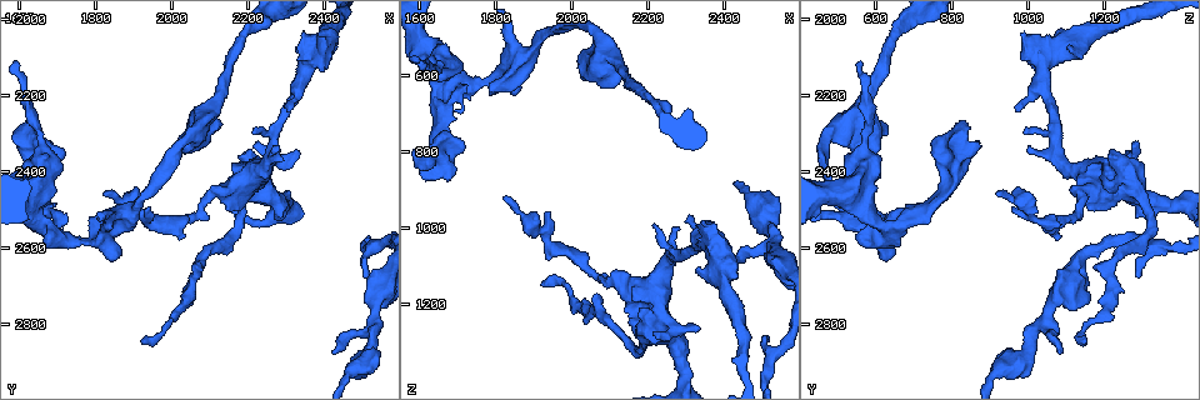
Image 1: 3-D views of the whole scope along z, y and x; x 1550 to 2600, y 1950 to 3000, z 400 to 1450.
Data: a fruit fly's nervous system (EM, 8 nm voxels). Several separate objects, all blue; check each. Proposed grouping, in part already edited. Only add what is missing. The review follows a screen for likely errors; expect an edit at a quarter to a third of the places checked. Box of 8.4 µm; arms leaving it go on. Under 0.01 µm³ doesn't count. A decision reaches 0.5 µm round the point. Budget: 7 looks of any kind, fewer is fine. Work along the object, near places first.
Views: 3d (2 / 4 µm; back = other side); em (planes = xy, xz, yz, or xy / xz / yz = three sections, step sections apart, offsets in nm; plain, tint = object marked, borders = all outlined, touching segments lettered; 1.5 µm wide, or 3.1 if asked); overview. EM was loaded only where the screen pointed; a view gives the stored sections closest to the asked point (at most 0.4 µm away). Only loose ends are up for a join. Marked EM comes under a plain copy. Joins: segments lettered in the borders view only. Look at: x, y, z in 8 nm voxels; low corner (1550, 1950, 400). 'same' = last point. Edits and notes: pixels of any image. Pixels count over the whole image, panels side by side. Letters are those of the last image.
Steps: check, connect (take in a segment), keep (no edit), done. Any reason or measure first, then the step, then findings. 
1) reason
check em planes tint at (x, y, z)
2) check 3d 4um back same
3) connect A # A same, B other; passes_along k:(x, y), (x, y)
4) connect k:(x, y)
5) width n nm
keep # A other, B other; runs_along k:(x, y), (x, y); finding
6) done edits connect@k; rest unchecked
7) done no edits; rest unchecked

branch stops here
check 3d 4um back at (2510, 2680, 1280)

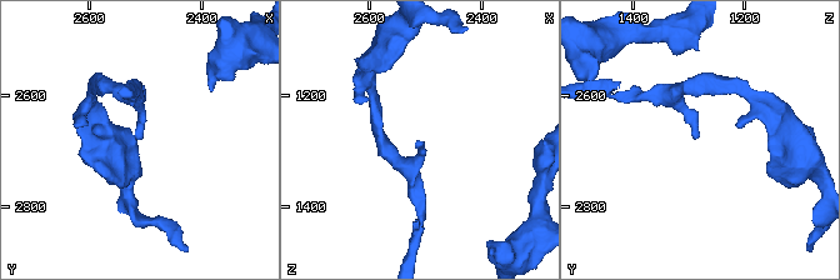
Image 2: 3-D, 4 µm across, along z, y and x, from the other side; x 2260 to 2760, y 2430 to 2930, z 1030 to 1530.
check em planes tint at (2505, 2675, 1285)

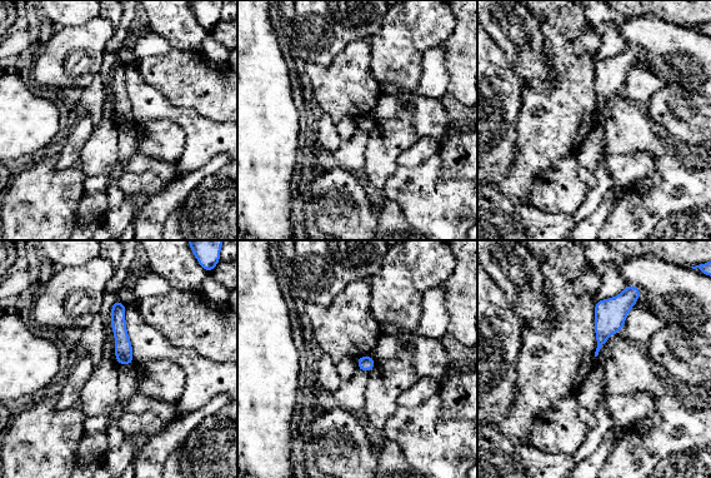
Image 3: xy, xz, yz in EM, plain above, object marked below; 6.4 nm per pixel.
check em planes borders same

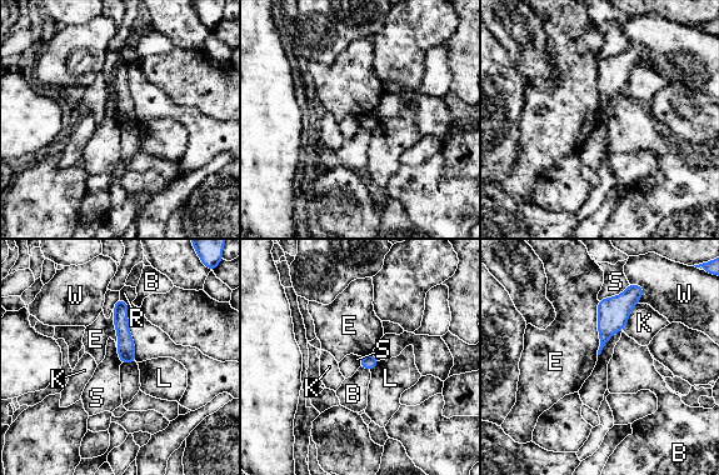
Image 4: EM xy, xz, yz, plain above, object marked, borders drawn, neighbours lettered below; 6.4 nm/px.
keep # B other, E other, K other, L other, R other, S other, W other; runs_along 4:(120, 303), (120, 323), (131, 359); no lettered segment goes on from it

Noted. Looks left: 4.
an open end
check em yz step 8 tint at (2420, 2875, 1085)

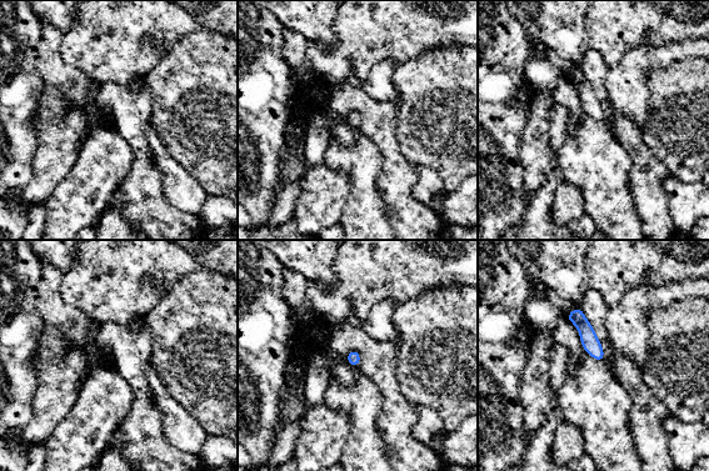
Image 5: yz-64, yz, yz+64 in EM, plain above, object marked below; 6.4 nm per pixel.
check em planes borders same

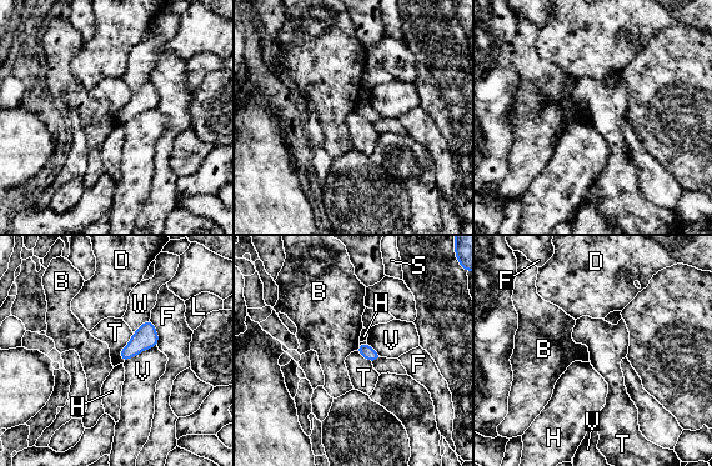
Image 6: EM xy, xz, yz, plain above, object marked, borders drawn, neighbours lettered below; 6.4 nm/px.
keep # B other, D other, F other, H other, L other, S other, T other, V other, W other; border 6:(133, 332), (120, 352), (123, 361); none of them fits

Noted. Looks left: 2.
free end
check em xz step 4 borders at (2345, 2040, 980)

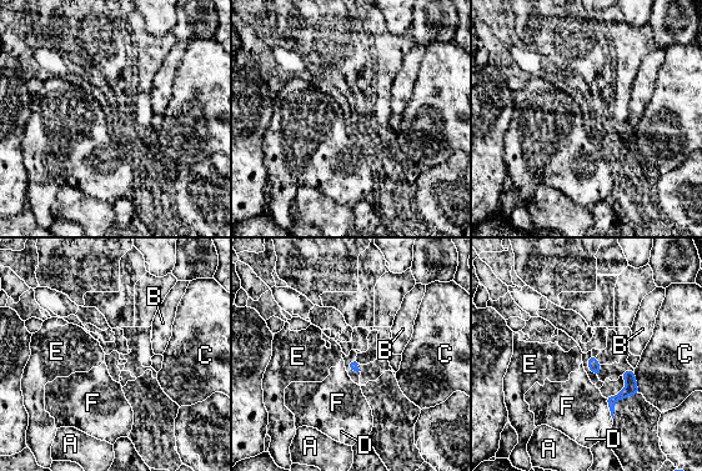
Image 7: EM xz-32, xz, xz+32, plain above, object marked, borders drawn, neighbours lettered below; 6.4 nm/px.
check em planes borders same

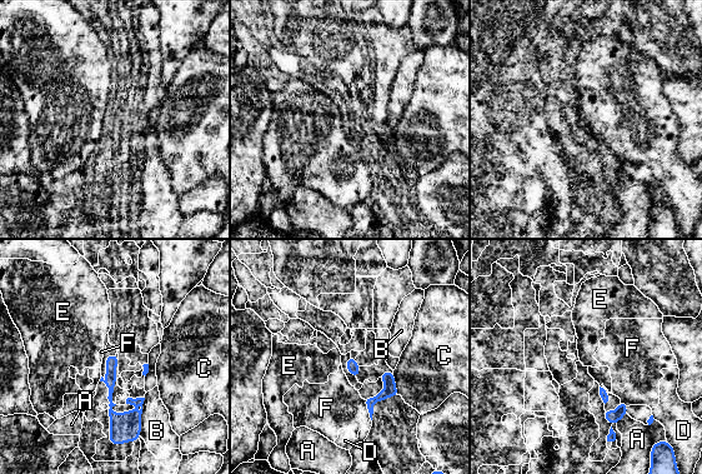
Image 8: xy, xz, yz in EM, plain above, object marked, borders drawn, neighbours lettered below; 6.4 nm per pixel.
keep # A other, B other, C other, D other, E other, F other; border 8:(362, 399), (371, 420); no lettered segment goes on from it

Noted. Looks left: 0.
done no edits; rest unchecked

